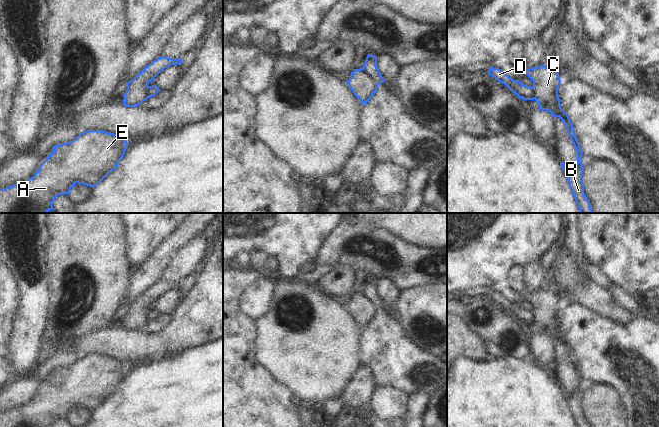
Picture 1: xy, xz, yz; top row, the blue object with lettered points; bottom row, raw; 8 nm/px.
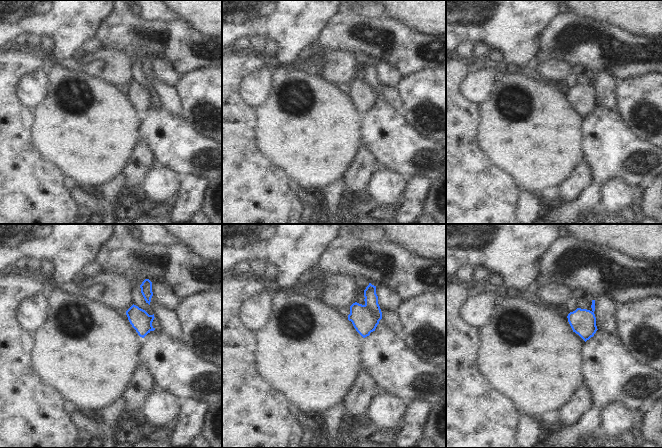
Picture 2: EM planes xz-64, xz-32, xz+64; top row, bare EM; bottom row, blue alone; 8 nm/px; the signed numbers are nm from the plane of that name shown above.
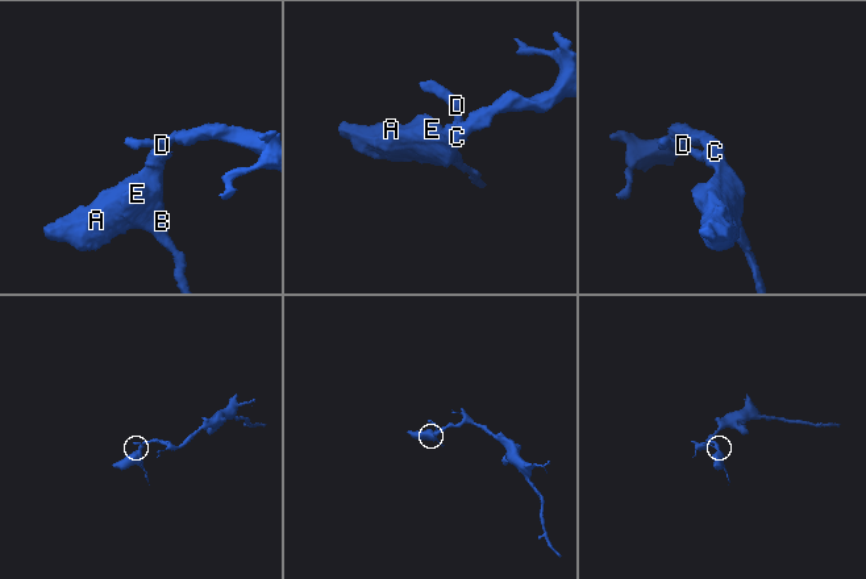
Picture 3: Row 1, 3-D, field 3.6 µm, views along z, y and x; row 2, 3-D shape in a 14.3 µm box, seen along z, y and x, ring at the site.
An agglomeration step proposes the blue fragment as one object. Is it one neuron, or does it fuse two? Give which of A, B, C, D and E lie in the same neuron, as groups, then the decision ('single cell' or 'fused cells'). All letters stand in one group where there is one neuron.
A B C E / D; fused cells

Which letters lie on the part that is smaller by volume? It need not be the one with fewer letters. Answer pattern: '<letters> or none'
D

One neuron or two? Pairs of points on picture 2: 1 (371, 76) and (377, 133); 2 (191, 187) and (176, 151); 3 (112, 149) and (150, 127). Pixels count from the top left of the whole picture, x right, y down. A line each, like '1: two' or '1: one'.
1: one
2: two
3: two

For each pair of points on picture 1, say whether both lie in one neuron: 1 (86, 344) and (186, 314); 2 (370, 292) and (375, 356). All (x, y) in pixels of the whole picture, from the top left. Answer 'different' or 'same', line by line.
1: same
2: same

